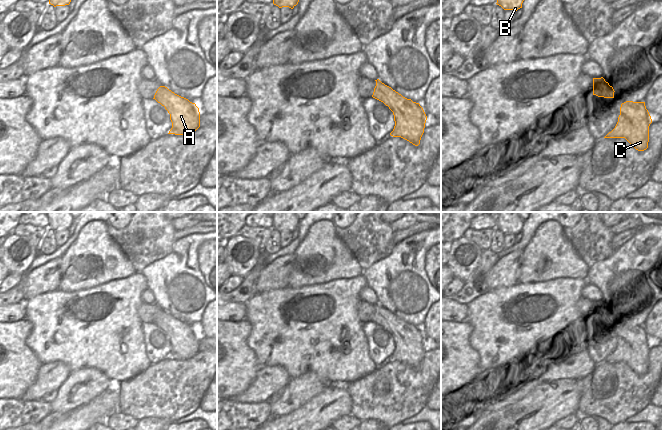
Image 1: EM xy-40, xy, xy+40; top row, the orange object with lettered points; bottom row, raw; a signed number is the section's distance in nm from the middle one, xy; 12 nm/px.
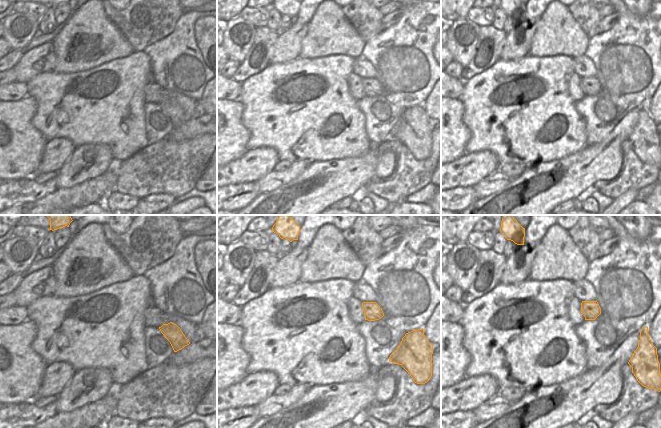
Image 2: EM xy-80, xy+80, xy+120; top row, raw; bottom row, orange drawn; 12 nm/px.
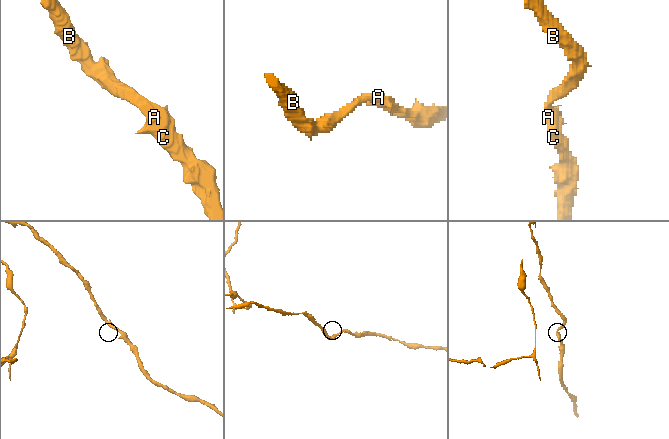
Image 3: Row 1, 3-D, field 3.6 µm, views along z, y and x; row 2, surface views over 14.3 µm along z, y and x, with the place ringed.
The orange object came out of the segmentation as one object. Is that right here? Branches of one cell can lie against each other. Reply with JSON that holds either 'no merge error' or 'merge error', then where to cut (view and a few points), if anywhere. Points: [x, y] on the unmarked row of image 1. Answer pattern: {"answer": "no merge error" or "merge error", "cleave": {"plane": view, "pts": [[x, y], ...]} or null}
{"answer": "no merge error", "cleave": null}

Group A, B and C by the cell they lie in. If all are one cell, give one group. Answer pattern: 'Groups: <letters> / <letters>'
Groups: A B C.

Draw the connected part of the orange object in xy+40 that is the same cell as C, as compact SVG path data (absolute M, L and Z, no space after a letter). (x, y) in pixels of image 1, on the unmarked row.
M626 325L621 328L615 352L604 362L625 362L636 374L648 372L651 340L645 326Z

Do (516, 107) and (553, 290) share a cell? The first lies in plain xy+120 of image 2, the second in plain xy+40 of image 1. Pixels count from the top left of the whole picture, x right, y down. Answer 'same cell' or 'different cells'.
same cell

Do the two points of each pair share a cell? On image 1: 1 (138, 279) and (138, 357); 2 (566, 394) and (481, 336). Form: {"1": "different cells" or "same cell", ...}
{"1": "same cell", "2": "different cells"}

